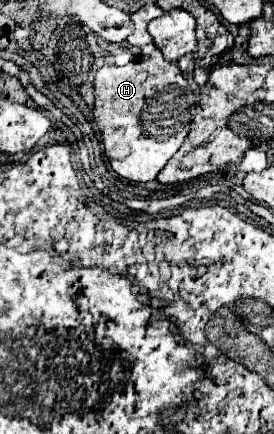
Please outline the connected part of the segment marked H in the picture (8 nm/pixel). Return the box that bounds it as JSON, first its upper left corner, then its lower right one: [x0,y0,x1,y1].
[93,49,197,181]

